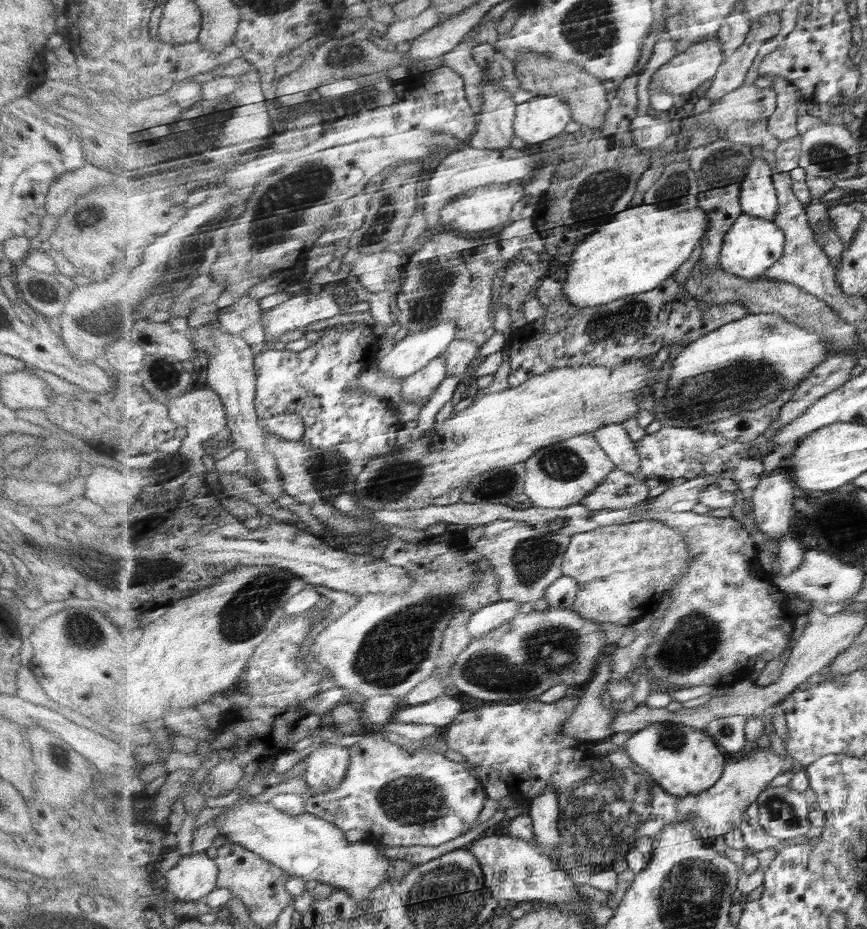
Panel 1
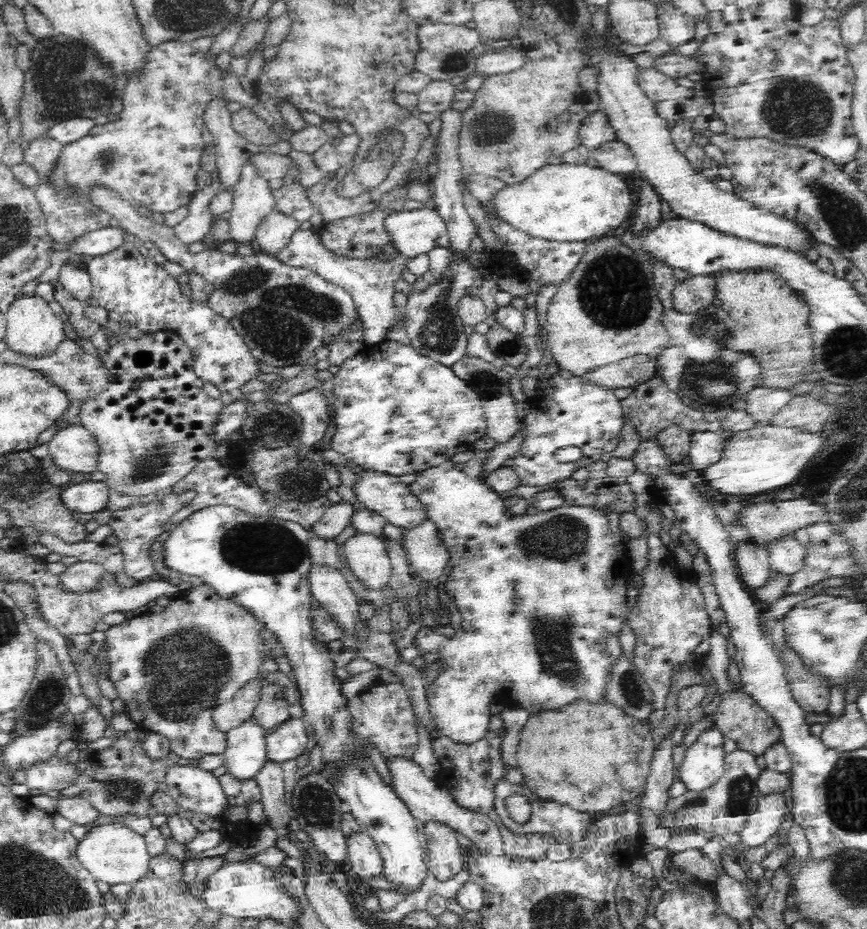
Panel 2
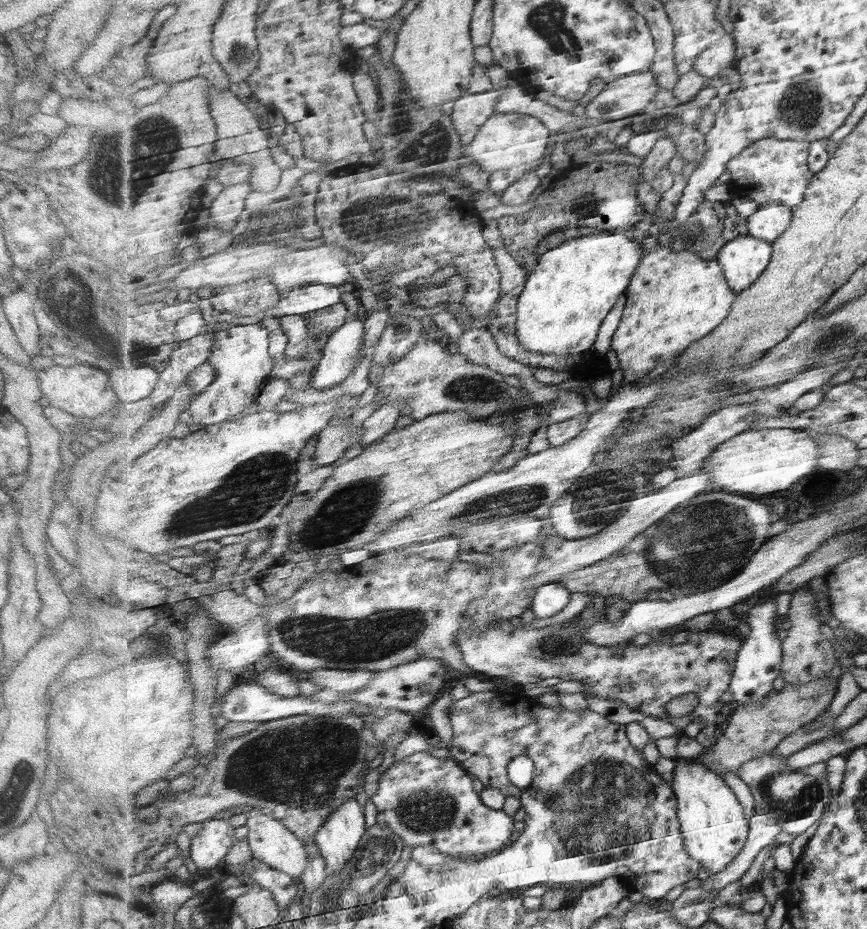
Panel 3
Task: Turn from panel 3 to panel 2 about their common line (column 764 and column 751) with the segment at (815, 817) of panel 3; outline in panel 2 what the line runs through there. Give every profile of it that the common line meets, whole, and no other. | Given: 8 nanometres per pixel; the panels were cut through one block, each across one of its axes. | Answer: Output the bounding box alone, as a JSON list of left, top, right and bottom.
[665,750,763,838]

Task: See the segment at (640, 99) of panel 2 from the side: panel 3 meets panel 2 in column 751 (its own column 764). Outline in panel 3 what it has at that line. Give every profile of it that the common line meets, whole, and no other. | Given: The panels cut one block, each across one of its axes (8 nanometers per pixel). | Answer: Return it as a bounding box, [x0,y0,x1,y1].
[748,201,794,243]

